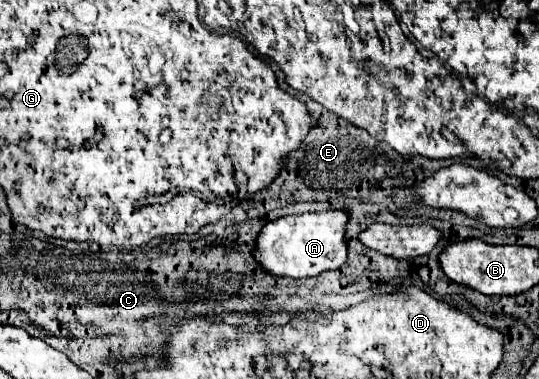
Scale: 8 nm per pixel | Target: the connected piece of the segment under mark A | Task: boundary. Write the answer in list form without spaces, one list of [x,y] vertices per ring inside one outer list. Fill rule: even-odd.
[[[341,210],[327,212],[307,212],[297,216],[283,216],[273,222],[267,222],[259,236],[255,238],[253,258],[255,262],[273,276],[289,276],[289,278],[305,278],[317,276],[325,270],[337,270],[347,258],[345,244],[345,228],[347,214]]]

